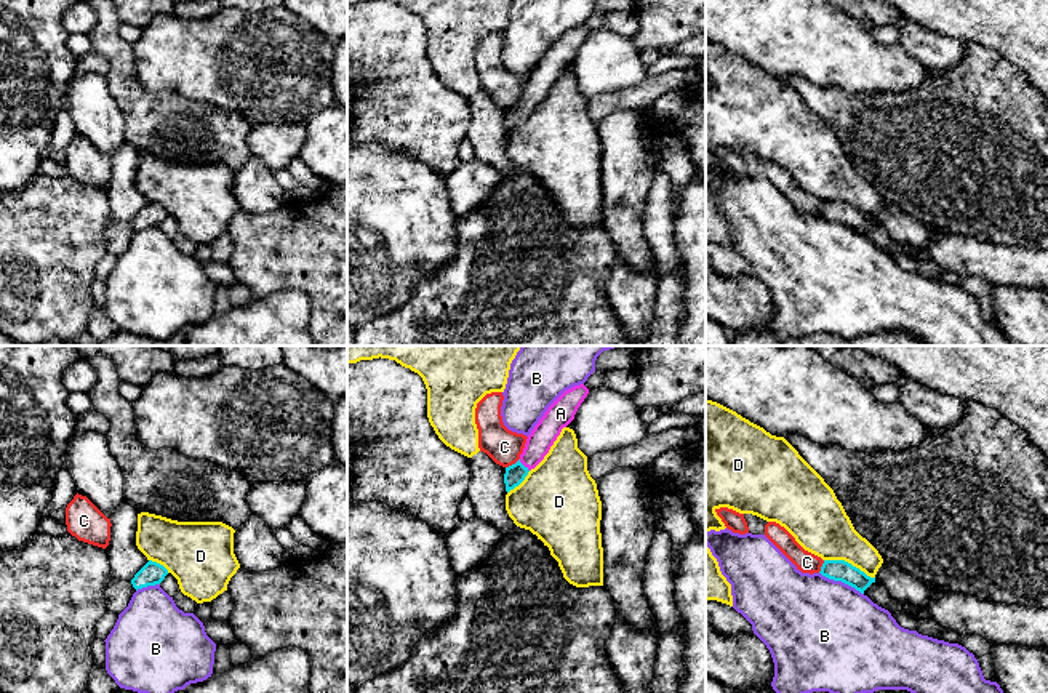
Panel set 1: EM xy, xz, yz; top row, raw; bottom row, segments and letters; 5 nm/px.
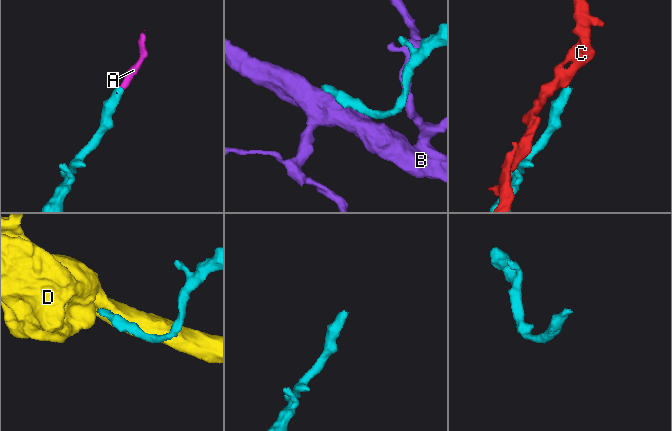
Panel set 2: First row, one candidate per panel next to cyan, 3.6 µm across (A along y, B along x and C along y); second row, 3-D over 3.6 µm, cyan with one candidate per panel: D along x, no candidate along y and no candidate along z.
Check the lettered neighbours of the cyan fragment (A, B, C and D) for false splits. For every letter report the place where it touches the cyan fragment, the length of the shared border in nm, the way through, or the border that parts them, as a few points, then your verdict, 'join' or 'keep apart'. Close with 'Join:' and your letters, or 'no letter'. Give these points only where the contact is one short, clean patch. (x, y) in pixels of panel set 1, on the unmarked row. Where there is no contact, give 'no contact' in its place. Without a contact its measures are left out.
A: contact xz (524, 108); length 80 nm; way xz (516, 116), (524, 108), (538, 85); join
B: contact yz (842, 223); length 260 nm; keep apart
C: contact xz (512, 106); length 90 nm; keep apart
D: contact yz (850, 205); length 280 nm; border yz (824, 200), (844, 200), (874, 220); keep apart
Join: A

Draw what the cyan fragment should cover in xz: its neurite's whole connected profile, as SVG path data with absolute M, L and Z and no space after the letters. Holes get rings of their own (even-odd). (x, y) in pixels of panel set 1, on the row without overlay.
M584 26L574 27L565 32L547 50L544 58L528 77L520 101L515 106L506 109L504 125L507 134L518 128L525 122L528 114L544 101L544 98L549 94L550 88L560 77L562 70L574 61L574 56L587 35L589 30Z

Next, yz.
M824 202L819 214L829 221L842 222L861 235L875 224L875 219L867 218L864 213L845 202Z

